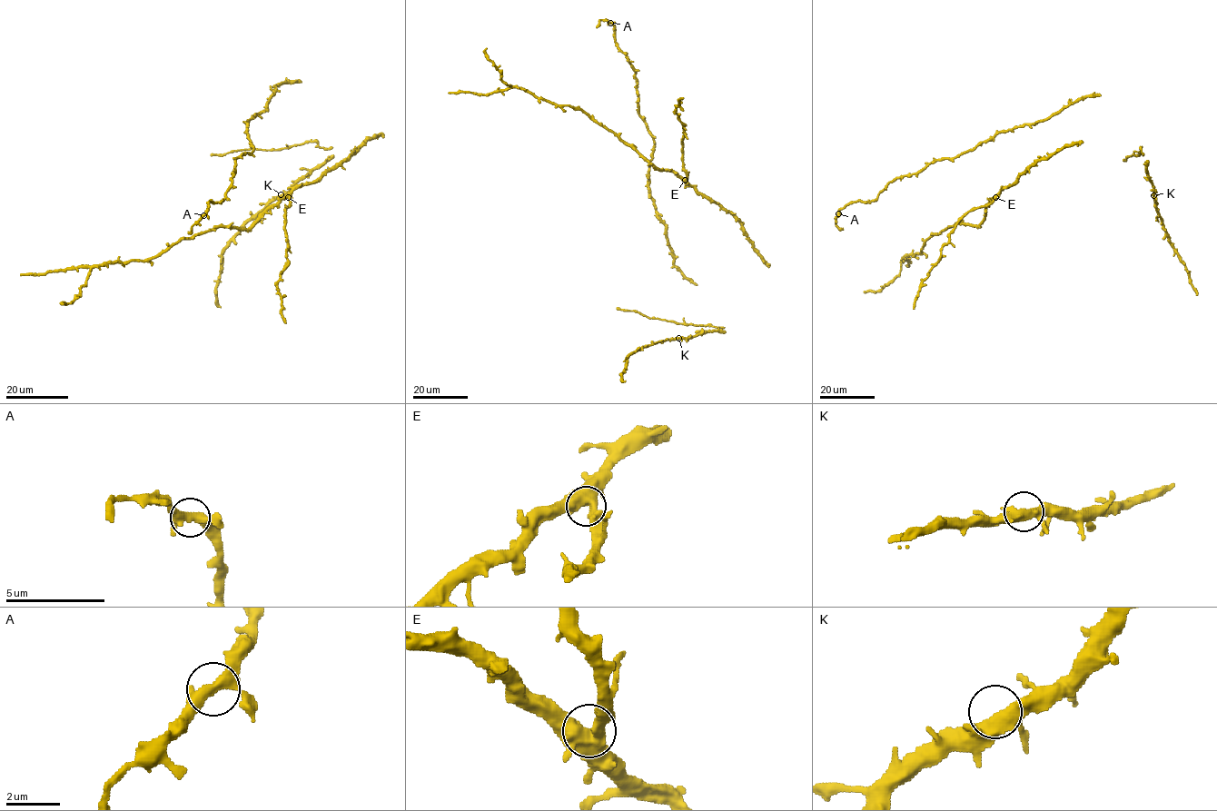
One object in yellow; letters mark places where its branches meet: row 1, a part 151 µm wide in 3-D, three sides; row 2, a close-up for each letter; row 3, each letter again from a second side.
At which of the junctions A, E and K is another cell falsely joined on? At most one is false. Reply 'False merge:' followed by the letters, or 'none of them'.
False merge: none of them

